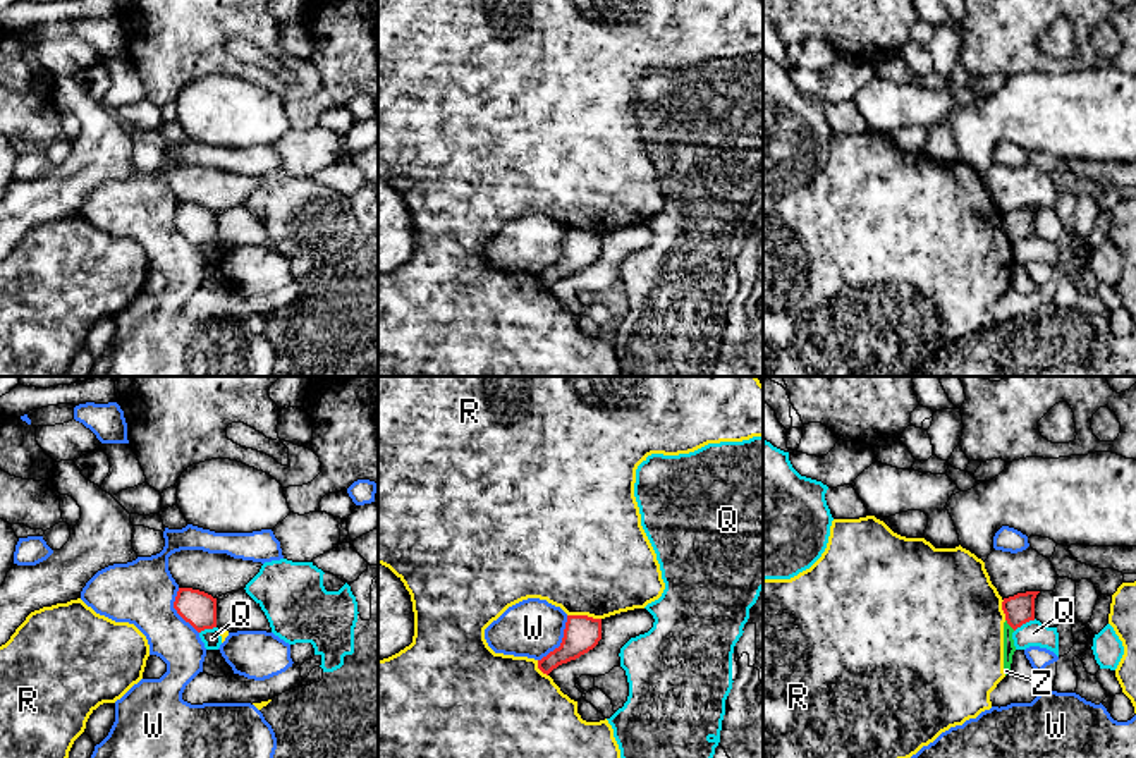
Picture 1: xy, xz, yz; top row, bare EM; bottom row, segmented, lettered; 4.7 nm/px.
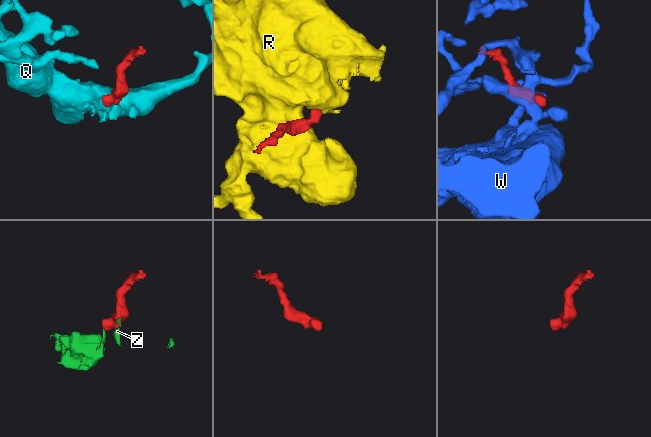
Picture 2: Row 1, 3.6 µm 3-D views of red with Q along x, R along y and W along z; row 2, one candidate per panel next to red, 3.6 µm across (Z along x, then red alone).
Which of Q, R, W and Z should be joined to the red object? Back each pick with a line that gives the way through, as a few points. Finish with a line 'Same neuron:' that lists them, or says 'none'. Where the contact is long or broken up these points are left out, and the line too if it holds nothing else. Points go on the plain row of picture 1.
Same neuron: none

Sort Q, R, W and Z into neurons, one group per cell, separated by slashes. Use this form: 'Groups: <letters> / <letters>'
Groups: Q / R Z / W

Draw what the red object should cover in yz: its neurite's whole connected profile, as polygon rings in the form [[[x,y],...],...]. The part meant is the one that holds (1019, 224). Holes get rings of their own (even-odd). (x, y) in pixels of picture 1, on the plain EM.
[[[1040,206],[1017,208],[1004,213],[1002,225],[1007,239],[1016,246],[1023,239],[1035,235],[1035,213]]]

